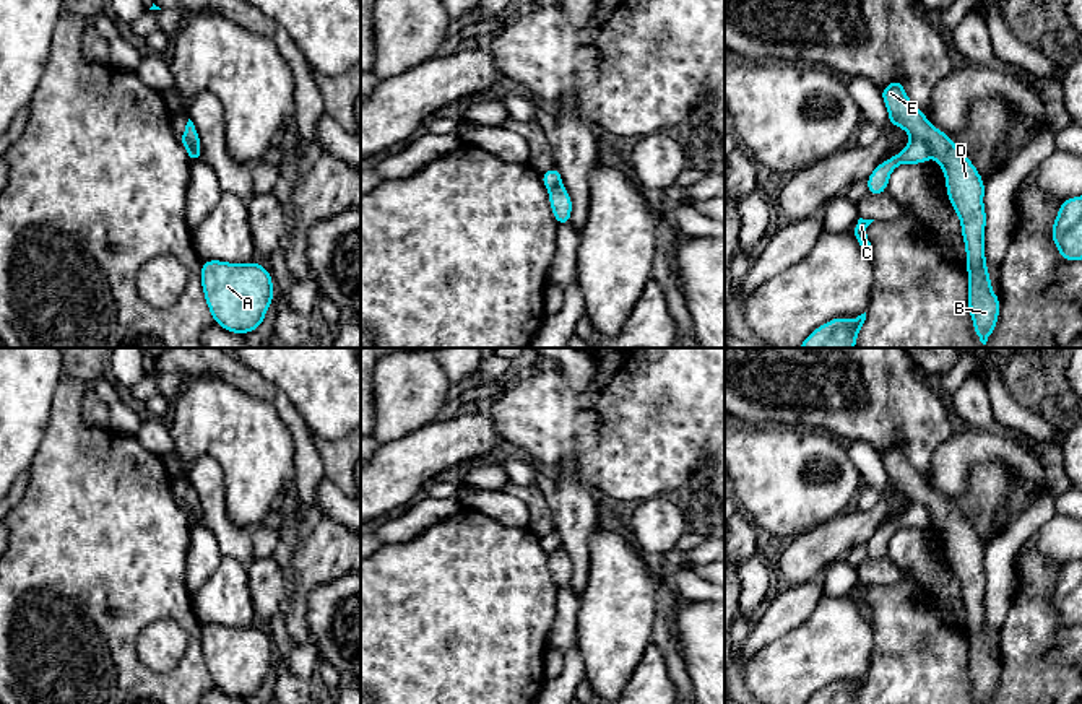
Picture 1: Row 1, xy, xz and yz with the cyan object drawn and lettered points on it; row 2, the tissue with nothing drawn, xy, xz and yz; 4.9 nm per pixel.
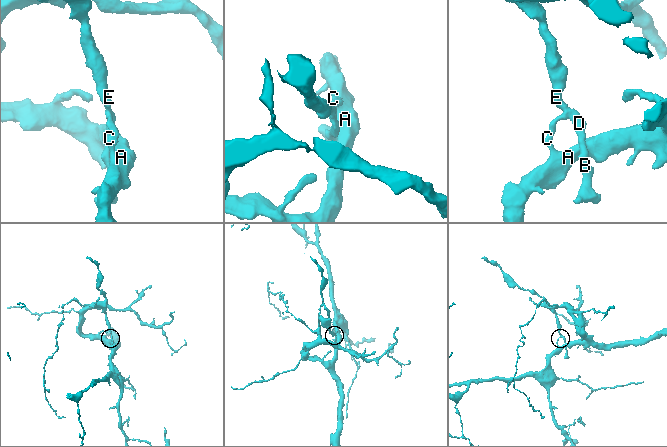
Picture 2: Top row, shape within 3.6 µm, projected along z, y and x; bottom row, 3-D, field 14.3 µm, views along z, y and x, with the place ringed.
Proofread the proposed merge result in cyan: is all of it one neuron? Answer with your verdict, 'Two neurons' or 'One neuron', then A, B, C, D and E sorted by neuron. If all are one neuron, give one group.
Two neurons. Groups: A C / B D E

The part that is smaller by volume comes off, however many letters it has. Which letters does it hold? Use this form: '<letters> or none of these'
B, D, E

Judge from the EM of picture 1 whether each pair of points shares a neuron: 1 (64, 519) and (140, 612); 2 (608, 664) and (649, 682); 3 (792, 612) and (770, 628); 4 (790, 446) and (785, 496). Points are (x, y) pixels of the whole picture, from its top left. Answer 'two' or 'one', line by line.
1: one
2: two
3: one
4: one

